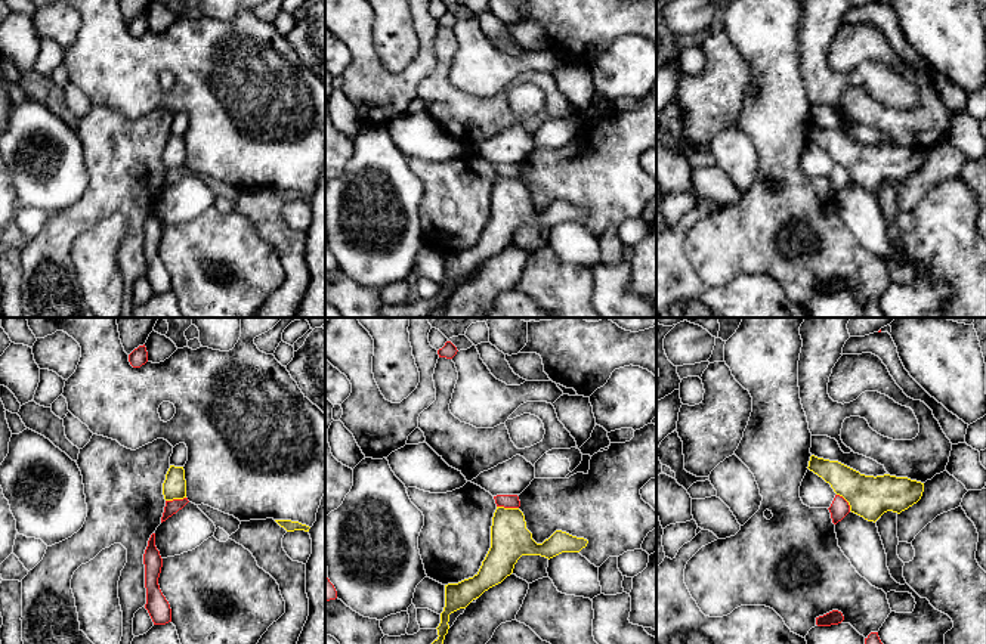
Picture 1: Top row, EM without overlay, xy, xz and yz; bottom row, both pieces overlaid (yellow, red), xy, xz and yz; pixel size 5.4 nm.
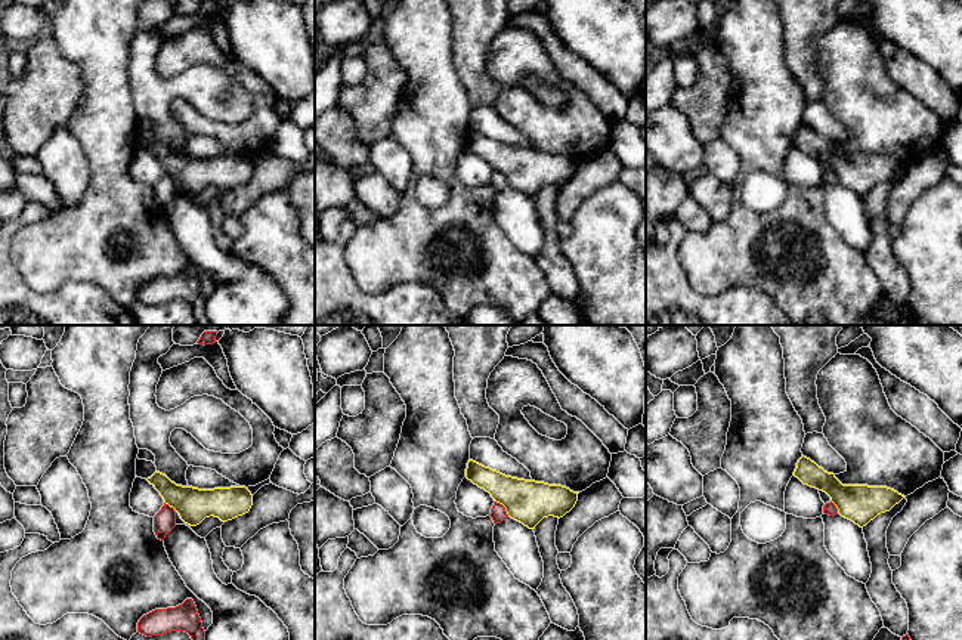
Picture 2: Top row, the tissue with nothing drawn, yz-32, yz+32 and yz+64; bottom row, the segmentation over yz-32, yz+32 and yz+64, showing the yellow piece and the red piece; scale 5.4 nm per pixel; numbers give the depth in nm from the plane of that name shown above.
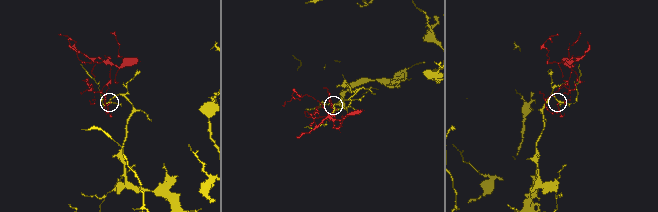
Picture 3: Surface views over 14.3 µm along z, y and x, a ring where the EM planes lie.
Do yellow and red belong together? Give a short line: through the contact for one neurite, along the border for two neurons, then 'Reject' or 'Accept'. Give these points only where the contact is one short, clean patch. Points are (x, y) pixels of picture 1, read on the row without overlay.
Line: xz (497, 175), (518, 177). Reject

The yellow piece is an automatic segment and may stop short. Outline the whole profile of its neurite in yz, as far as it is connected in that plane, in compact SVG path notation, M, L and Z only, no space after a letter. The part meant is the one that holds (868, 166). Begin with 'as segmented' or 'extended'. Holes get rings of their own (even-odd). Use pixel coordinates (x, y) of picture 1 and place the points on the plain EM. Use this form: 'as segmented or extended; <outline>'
as segmented; M815 124L807 137L829 152L849 171L851 182L874 192L887 180L900 183L908 179L924 161L921 151L890 143L865 145L838 130Z

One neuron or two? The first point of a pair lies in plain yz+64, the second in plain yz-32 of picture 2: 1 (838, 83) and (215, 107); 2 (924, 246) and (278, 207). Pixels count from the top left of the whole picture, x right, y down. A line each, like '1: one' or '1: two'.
1: two
2: one

